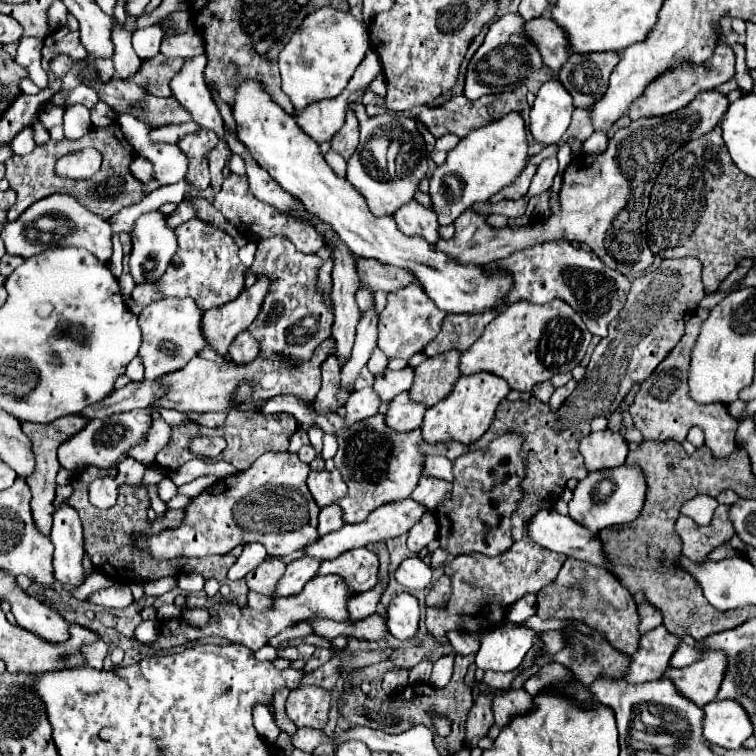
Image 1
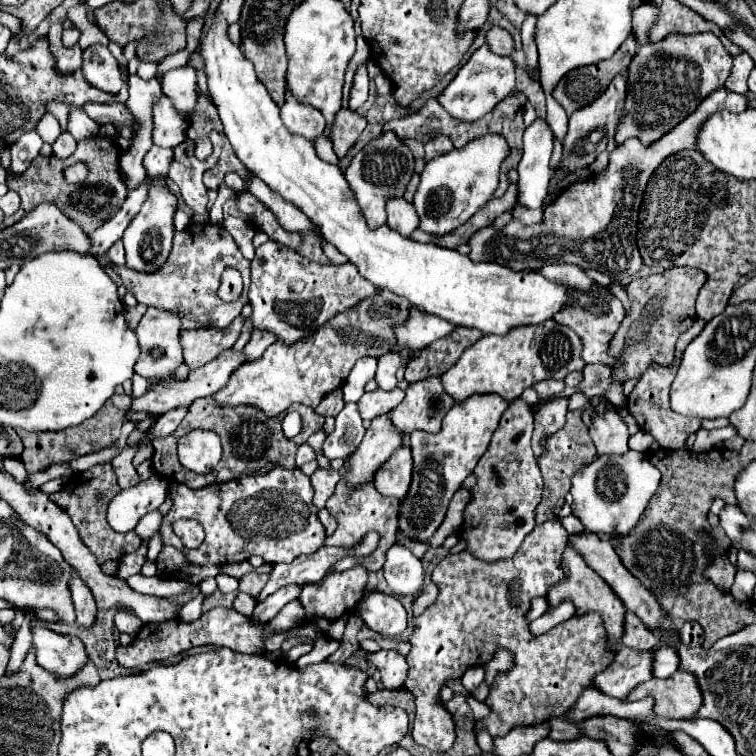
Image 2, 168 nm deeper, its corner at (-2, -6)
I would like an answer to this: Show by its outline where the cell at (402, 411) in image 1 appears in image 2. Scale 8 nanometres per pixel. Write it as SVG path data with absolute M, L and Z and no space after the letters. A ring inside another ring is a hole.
M389 412L371 420L365 438L351 456L351 470L347 474L347 482L361 484L371 480L375 470L391 456L391 452L403 446L403 436L405 432L399 432L399 428L391 424Z

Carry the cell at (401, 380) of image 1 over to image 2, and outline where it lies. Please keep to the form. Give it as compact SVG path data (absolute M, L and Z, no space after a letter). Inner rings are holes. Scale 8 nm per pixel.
M399 386L393 388L391 392L383 392L381 388L377 388L373 392L365 392L361 396L361 400L357 402L361 418L363 420L373 420L373 418L393 410L397 404L403 402L403 396L405 396L405 392Z

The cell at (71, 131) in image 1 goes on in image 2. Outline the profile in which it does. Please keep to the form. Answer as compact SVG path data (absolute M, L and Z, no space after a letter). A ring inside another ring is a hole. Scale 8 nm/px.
M63 132L53 144L53 154L57 158L67 158L75 152L75 148L77 148L77 140L71 136L71 132Z

